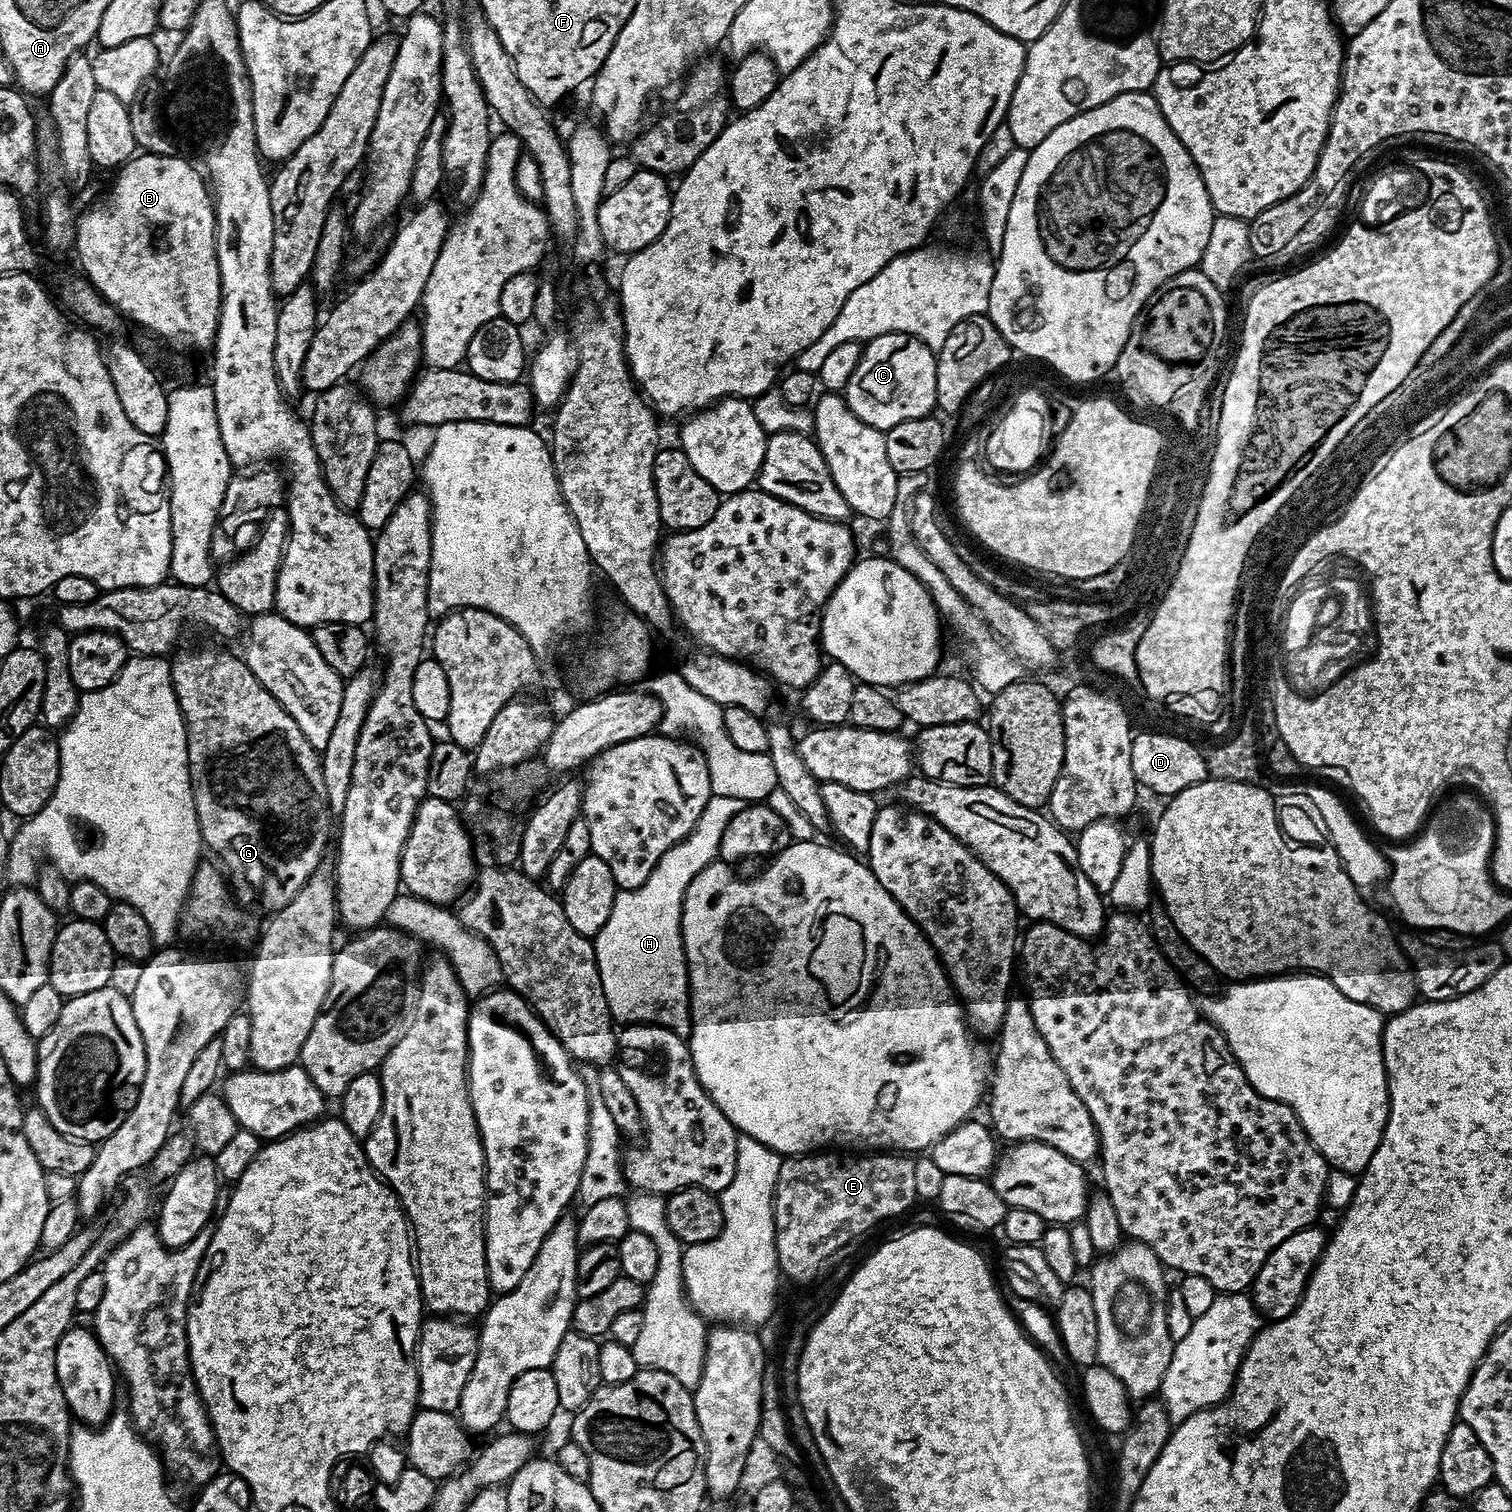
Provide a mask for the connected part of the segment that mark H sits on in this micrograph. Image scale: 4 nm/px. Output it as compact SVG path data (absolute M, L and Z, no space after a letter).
M712 795L706 802L706 810L694 822L694 830L686 834L662 858L658 858L658 866L634 890L617 891L614 906L610 910L610 918L606 918L606 926L594 938L596 945L596 961L598 974L602 978L602 990L606 994L606 1006L610 1006L613 1021L621 1025L657 1024L663 1028L674 1030L682 1037L687 1037L692 1030L692 1006L688 991L688 963L684 953L684 936L682 934L682 910L684 909L684 891L690 882L706 866L720 855L722 833L730 823L730 818L746 807L745 801L738 798L722 798Z

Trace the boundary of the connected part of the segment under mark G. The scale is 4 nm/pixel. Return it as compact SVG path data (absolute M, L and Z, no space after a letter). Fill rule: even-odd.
M196 648L193 652L184 652L177 660L171 661L172 685L174 694L178 698L178 706L182 710L184 725L188 731L188 773L192 779L192 793L194 794L194 810L196 821L200 827L200 838L205 849L208 848L217 856L219 867L226 873L231 887L241 897L253 892L256 900L265 908L268 914L284 908L302 890L302 886L315 874L317 868L325 863L324 851L329 851L330 841L334 836L334 813L328 809L326 798L326 782L322 782L322 766L317 749L306 742L306 734L298 730L298 722L290 718L290 714L269 692L254 678L250 666L244 663L239 655L231 656L228 652L219 652L216 648Z

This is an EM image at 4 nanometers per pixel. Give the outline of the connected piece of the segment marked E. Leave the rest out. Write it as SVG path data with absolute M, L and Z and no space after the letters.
M820 1150L815 1154L805 1154L802 1156L789 1156L781 1159L778 1170L778 1182L776 1183L776 1198L772 1205L774 1214L774 1226L776 1227L776 1263L785 1281L793 1280L796 1284L808 1284L820 1272L820 1267L835 1254L839 1248L844 1248L855 1236L860 1236L863 1232L871 1230L875 1224L880 1224L883 1220L888 1220L891 1216L900 1216L912 1203L917 1203L918 1197L914 1190L914 1166L915 1159L908 1154L893 1154L884 1150L879 1154L841 1154L836 1150Z

